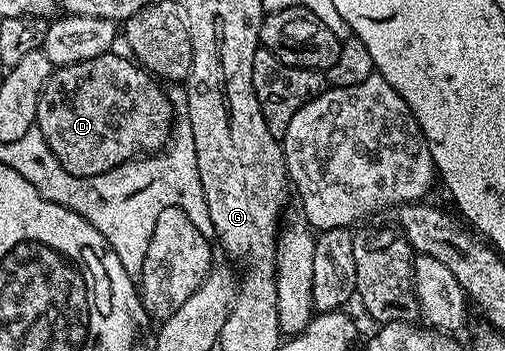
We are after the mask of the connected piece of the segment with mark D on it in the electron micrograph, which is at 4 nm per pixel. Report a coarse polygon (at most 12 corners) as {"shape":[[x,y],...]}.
{"shape":[[112,52],[56,68],[35,123],[69,175],[173,132],[152,74]]}

